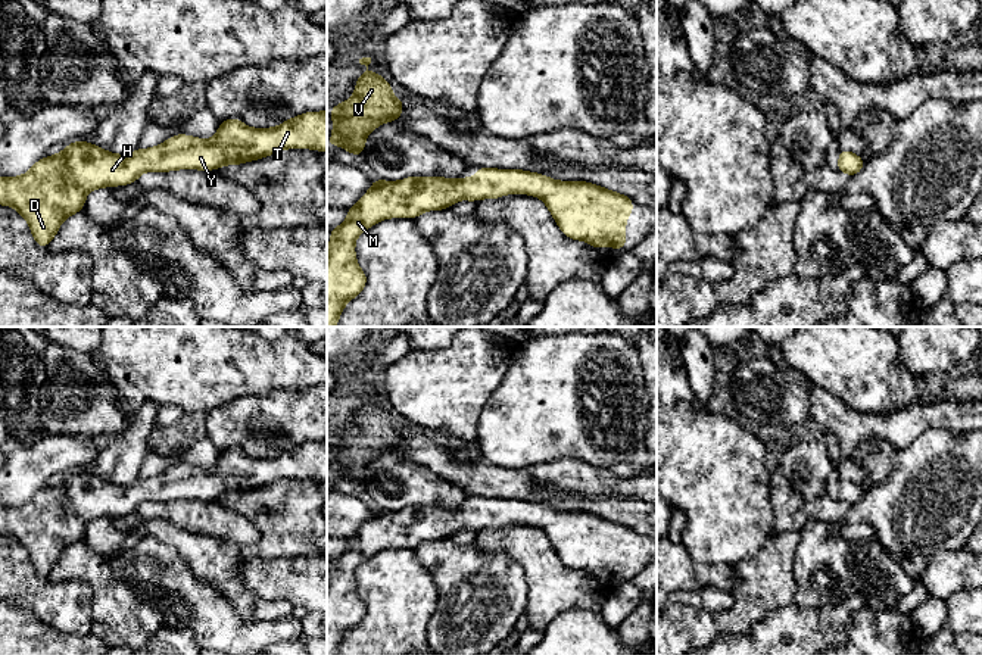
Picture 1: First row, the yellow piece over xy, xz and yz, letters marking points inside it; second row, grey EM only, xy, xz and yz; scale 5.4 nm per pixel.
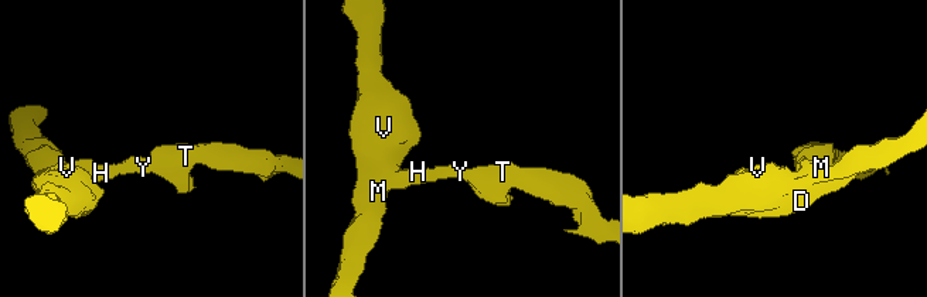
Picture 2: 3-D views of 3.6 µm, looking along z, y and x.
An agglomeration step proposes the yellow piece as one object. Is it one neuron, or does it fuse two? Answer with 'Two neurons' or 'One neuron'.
One neuron

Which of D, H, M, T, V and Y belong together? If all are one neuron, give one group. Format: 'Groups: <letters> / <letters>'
Groups: D H M T V Y

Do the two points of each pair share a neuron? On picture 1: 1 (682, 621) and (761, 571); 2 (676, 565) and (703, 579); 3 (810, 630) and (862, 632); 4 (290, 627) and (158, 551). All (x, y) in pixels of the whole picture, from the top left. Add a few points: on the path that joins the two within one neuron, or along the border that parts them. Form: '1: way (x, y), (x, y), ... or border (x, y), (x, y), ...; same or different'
1: way (705, 621), (728, 621), (754, 595); same
2: way (682, 571), (697, 576); same
3: border (863, 604), (854, 607), (845, 639); different
4: way (256, 630), (231, 630), (186, 585); same

